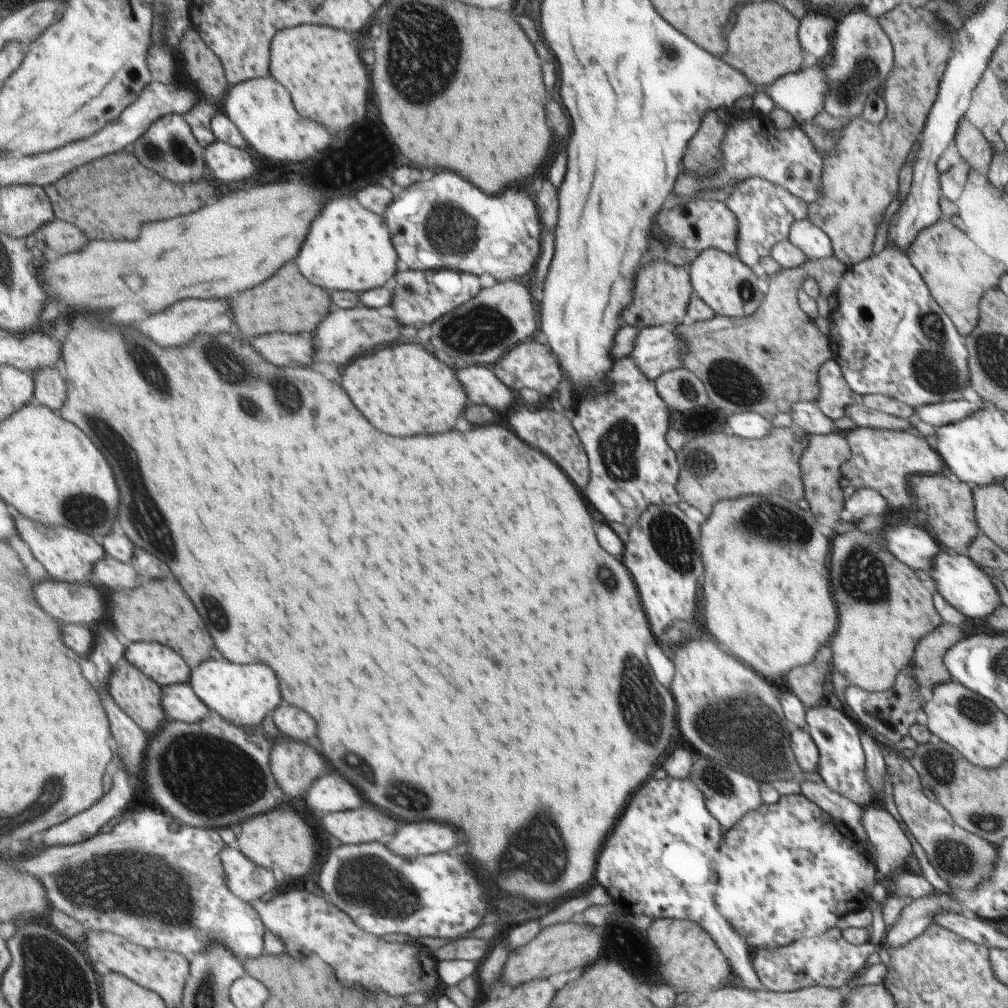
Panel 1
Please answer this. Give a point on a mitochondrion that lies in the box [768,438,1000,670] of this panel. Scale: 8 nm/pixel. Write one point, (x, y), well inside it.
(862, 577)

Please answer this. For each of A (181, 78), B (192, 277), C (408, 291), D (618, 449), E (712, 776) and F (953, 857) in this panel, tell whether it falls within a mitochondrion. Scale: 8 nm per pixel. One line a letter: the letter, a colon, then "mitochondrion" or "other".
A: other
B: other
C: mitochondrion
D: mitochondrion
E: mitochondrion
F: mitochondrion

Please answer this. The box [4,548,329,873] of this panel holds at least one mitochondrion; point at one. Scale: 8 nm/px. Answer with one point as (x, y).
(206, 776)

